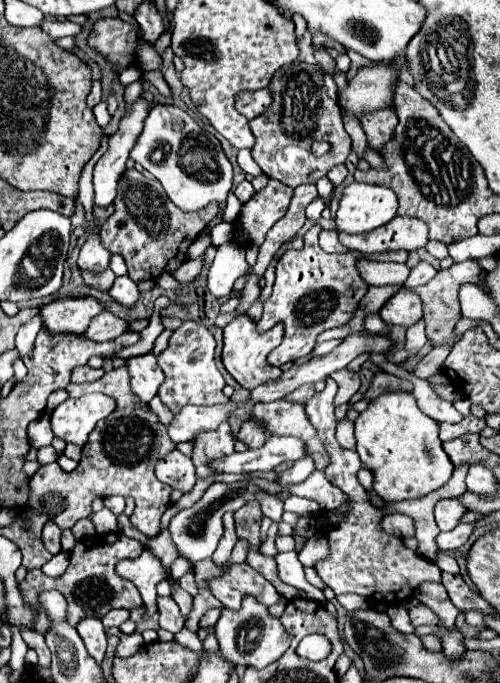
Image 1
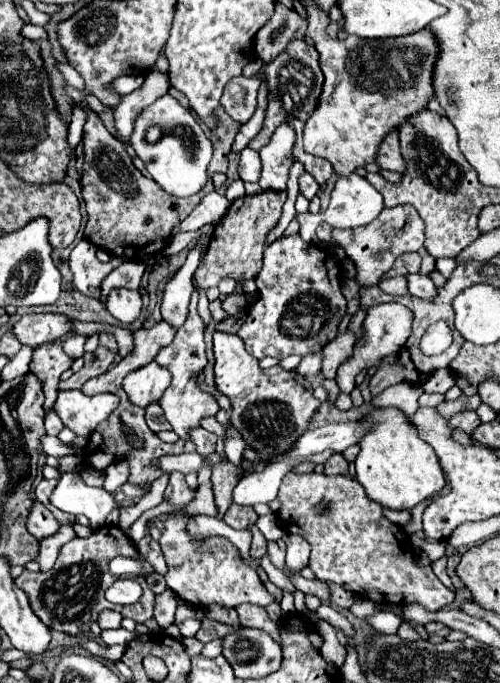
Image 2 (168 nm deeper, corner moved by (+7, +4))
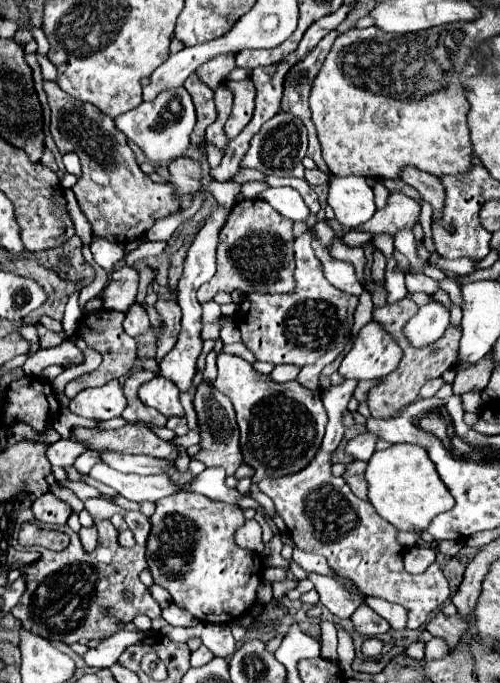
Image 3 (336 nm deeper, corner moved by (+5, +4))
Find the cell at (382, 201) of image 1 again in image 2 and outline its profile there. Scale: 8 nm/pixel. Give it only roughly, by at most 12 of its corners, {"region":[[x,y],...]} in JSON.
{"region":[[360,175],[340,177],[322,221],[372,223],[382,195]]}

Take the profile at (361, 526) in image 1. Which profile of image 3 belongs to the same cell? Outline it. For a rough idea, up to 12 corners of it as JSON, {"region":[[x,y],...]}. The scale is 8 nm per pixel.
{"region":[[332,461],[262,481],[298,549],[418,629],[448,599]]}

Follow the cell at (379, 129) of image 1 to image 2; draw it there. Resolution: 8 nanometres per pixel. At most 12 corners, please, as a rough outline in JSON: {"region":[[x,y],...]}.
{"region":[[390,131],[378,151],[382,169],[404,173],[398,131]]}

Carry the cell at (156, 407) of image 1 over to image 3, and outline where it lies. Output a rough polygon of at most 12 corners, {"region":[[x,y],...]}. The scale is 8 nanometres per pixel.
{"region":[[184,417],[168,419],[166,427],[178,437],[188,433]]}

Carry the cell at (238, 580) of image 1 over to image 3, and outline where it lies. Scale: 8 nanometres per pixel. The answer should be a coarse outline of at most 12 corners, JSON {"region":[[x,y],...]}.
{"region":[[174,493],[146,541],[154,583],[198,621],[256,603],[264,563],[236,505]]}

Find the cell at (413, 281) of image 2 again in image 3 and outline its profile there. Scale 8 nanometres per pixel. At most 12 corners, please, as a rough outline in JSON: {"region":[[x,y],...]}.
{"region":[[440,303],[420,307],[406,323],[414,347],[436,343],[450,313]]}

